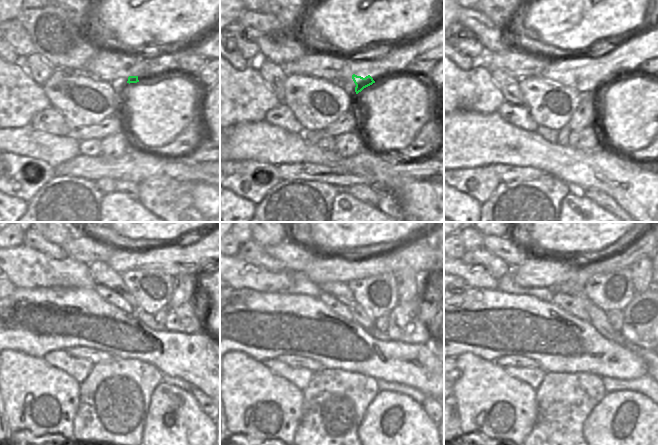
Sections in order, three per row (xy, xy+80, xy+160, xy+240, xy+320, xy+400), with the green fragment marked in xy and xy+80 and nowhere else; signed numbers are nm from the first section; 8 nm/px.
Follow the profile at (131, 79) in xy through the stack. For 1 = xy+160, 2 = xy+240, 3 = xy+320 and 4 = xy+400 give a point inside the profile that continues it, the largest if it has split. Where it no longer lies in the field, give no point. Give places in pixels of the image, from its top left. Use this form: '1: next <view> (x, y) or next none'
1: next xy+160 (588, 83)
2: next xy+240 (152, 289)
3: next xy+320 (378, 295)
4: next xy+400 (611, 290)

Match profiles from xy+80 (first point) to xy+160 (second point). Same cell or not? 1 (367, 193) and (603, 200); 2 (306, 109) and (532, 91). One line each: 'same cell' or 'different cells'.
1: same cell
2: same cell

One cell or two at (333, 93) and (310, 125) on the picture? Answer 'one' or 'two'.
one

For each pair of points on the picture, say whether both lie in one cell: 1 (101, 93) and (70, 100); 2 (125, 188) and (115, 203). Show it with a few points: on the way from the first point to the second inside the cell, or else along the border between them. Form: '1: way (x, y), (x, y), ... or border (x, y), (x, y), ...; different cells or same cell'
1: way (93, 95), (87, 98), (78, 98); same cell
2: border (114, 191), (137, 200); different cells

